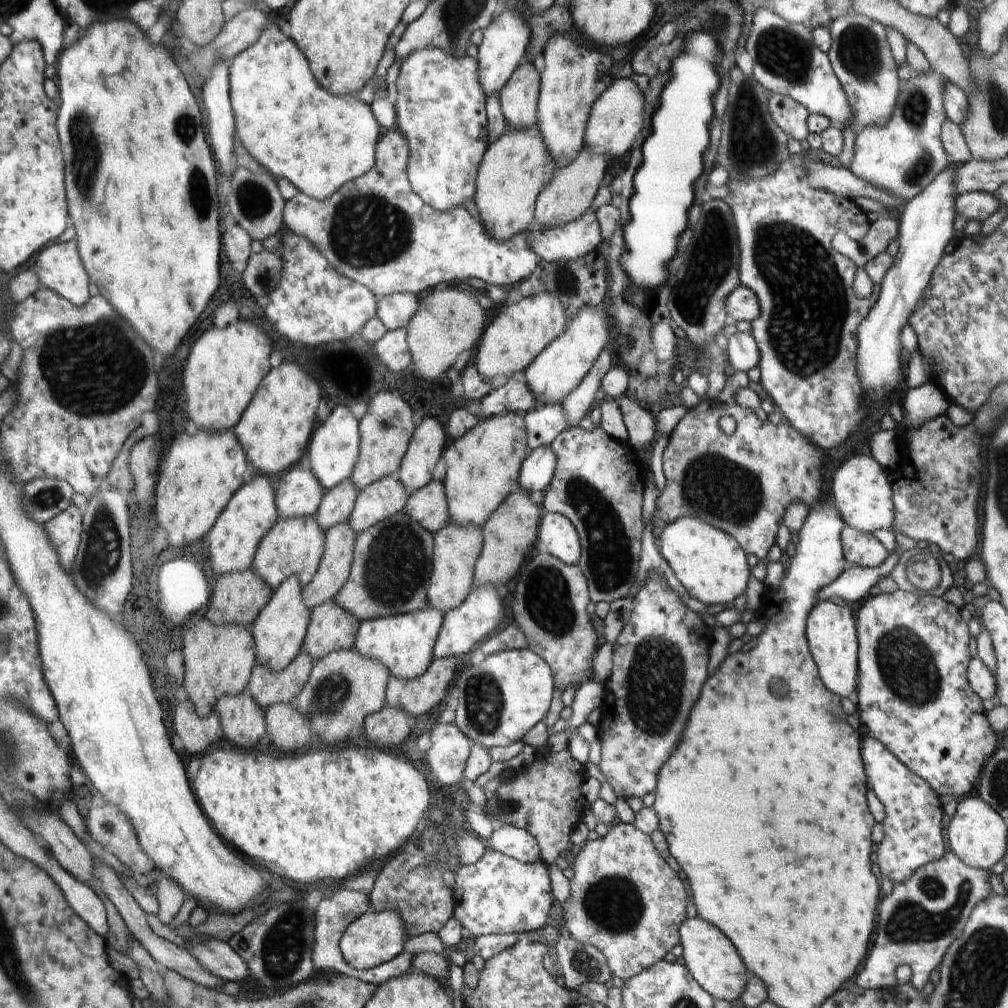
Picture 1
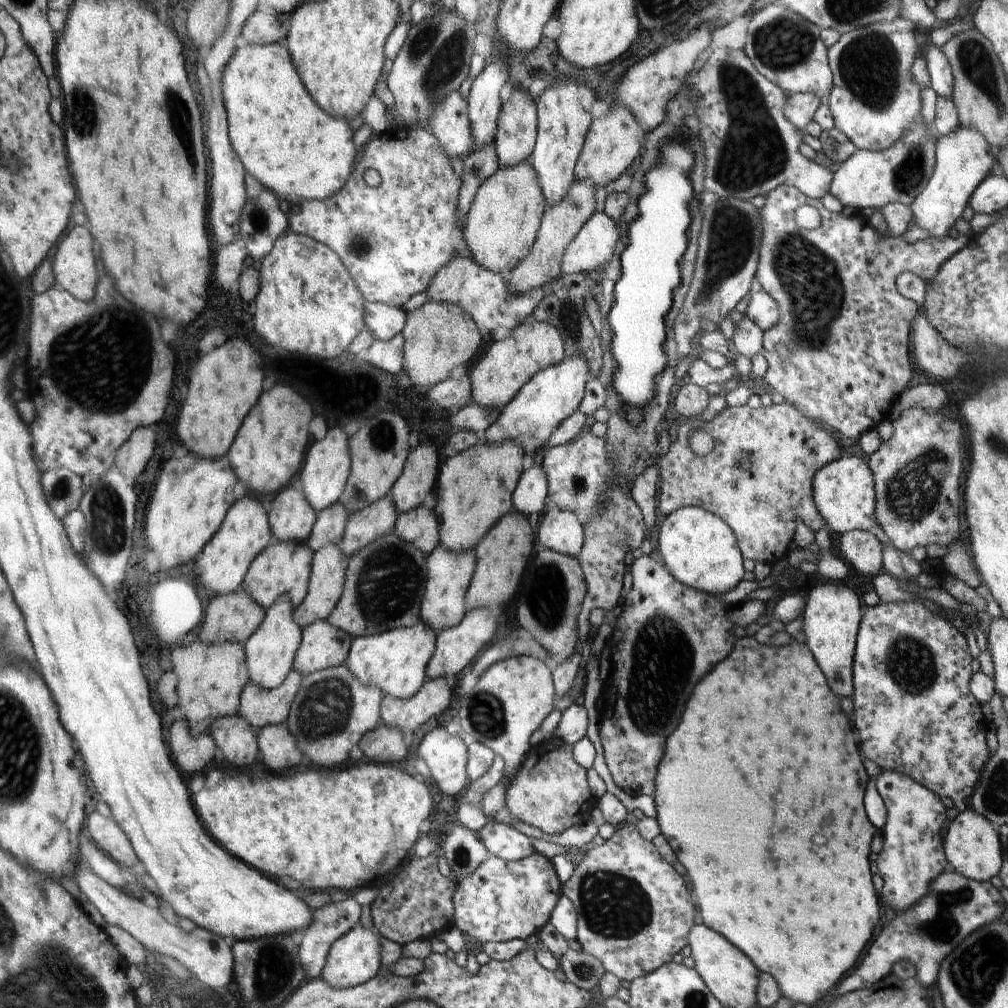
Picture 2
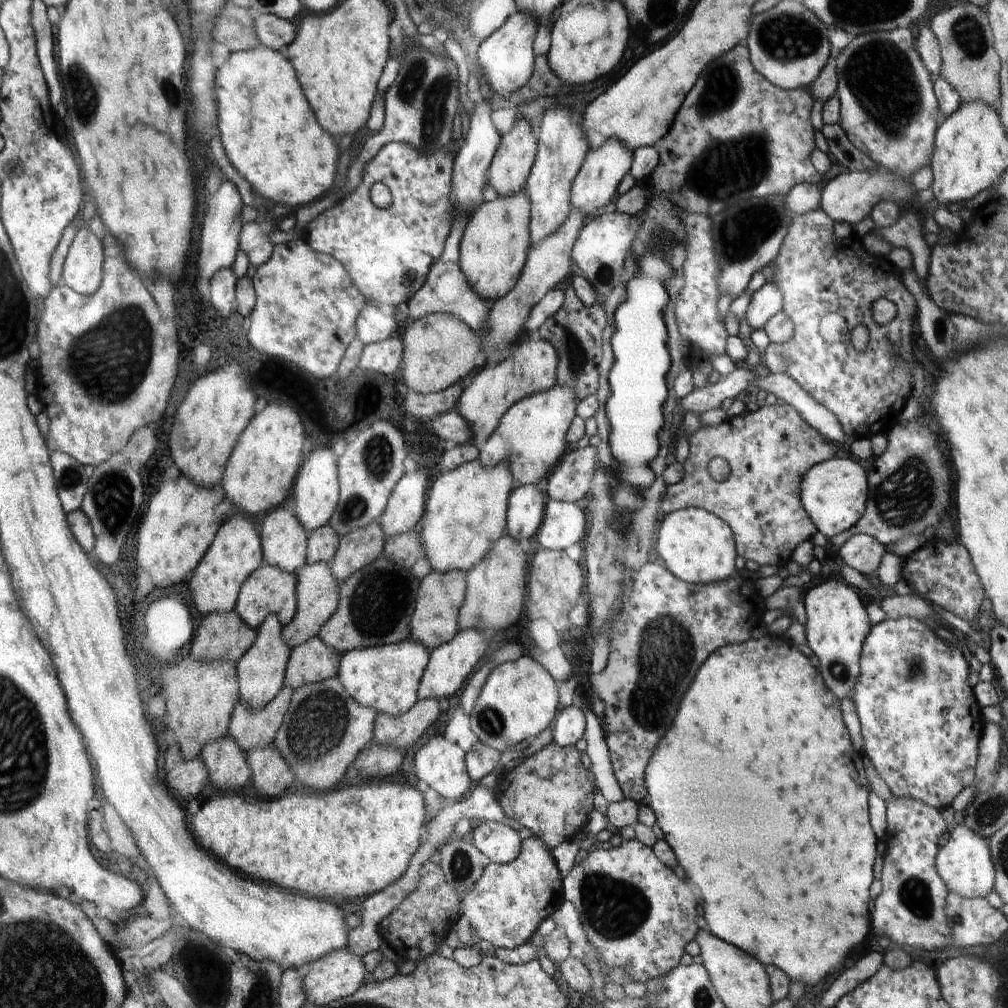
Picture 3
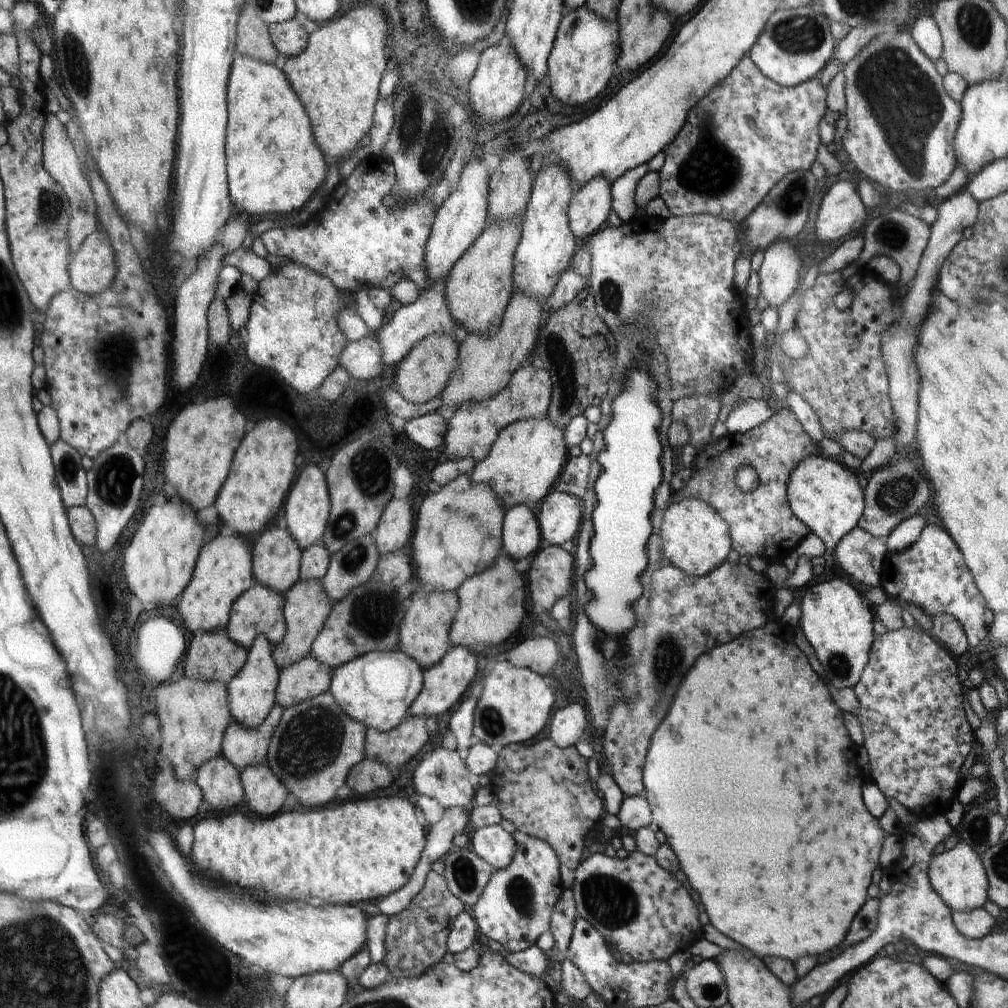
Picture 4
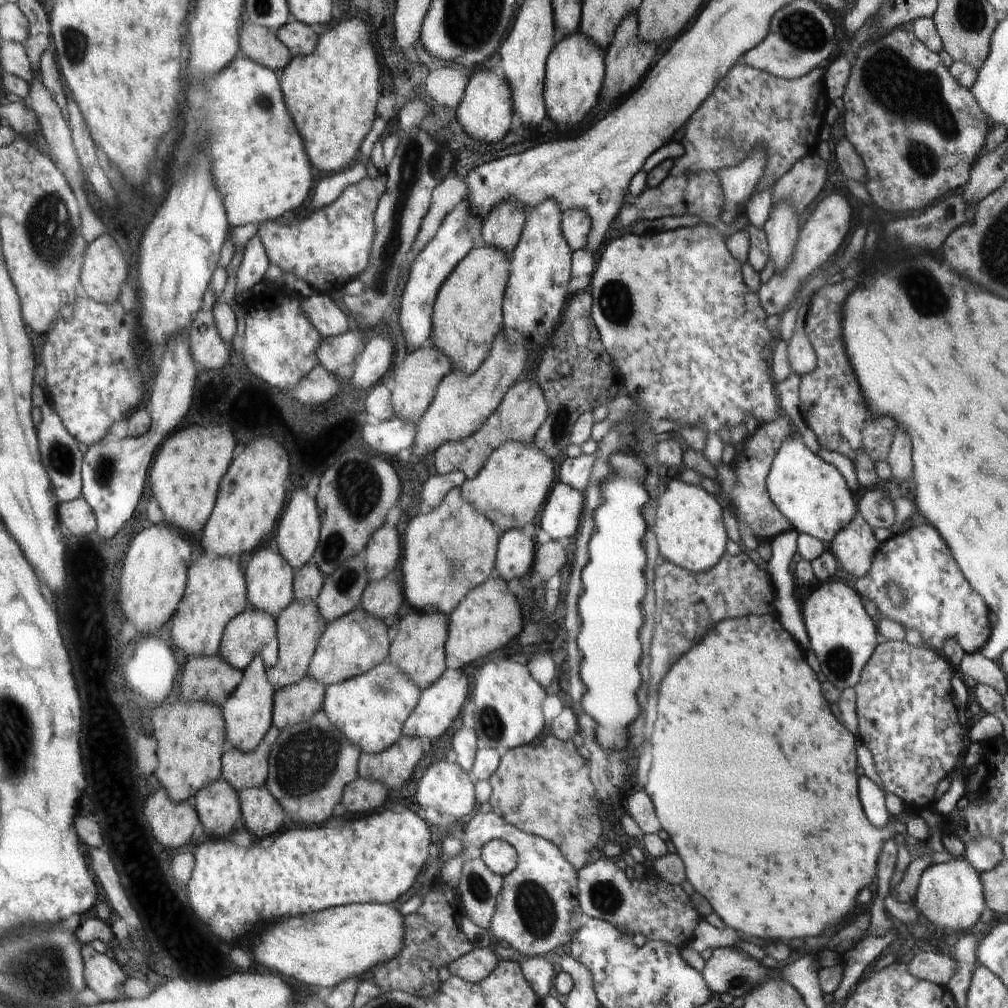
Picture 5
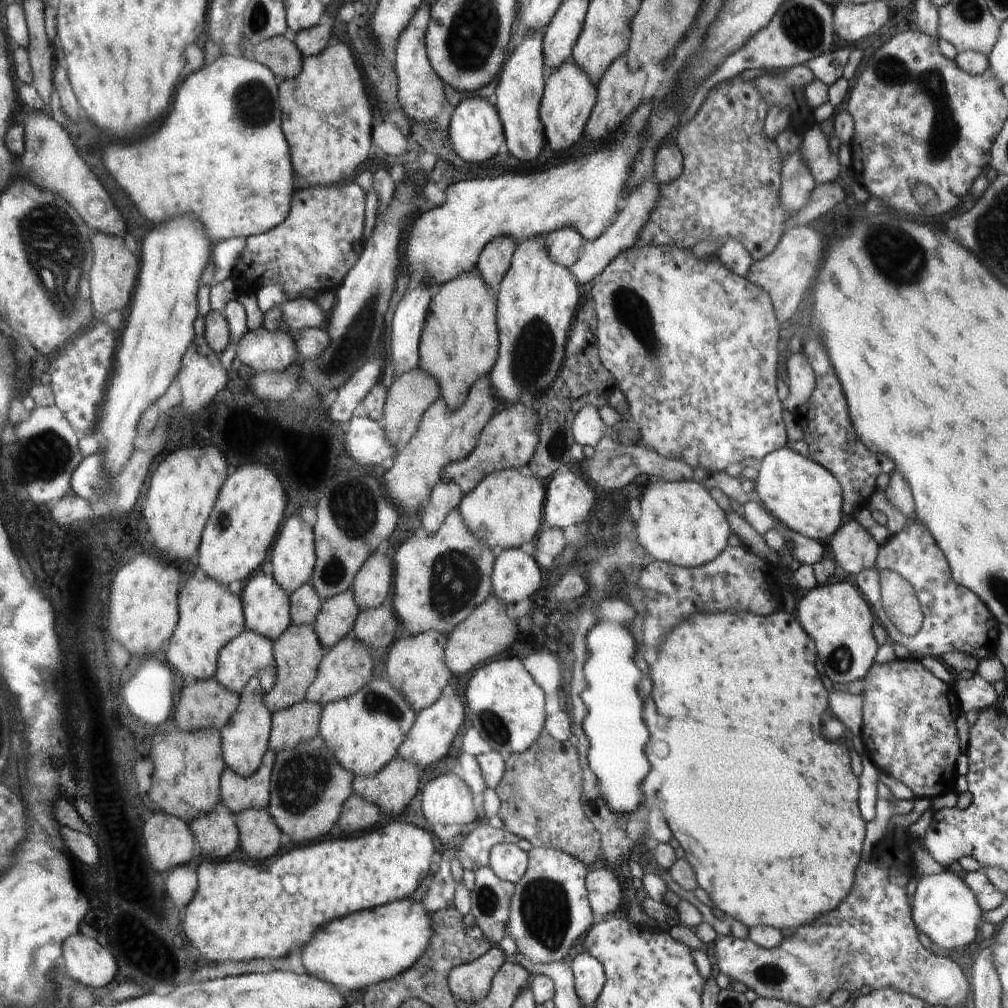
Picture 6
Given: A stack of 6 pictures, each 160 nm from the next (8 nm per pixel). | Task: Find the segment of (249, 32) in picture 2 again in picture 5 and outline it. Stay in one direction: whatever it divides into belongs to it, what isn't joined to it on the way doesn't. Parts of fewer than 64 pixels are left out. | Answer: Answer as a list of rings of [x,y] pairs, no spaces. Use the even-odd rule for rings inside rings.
[[[290,18],[281,26],[276,35],[295,55],[307,55],[314,52],[319,41],[319,32],[313,25],[307,25]]]

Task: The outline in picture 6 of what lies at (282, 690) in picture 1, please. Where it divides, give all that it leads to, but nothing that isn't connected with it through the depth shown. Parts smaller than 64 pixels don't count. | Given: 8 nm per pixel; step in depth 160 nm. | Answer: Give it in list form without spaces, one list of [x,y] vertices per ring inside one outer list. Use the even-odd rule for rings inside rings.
[[[268,748],[258,770],[248,778],[242,778],[229,767],[226,768],[221,781],[222,804],[228,806],[235,816],[248,808],[262,810],[269,806],[270,780],[275,759],[276,752]]]

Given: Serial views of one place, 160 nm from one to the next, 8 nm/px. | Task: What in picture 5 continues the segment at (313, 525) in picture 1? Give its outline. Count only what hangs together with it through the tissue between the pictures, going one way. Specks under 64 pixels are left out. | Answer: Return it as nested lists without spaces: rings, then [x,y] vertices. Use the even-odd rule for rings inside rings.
[[[250,605],[249,608],[229,622],[225,631],[226,642],[221,642],[222,650],[219,652],[222,654],[219,655],[238,670],[244,672],[250,661],[258,655],[263,658],[268,670],[276,664],[277,657],[280,655],[280,642],[277,638],[277,621],[269,614],[256,611]]]

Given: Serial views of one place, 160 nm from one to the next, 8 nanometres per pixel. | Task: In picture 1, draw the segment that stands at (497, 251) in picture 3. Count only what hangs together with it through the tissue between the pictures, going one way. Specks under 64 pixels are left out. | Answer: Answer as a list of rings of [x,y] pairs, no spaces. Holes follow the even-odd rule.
[[[537,125],[528,130],[506,129],[487,147],[477,171],[474,204],[484,230],[498,242],[513,240],[514,234],[529,232],[538,194],[551,181],[555,170]]]

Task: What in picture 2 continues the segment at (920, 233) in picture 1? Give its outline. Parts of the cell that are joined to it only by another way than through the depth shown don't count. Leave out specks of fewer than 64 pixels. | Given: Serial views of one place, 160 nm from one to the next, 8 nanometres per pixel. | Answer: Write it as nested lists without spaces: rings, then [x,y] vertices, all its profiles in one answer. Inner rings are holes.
[[[958,127],[947,135],[935,140],[935,167],[924,190],[911,204],[912,224],[929,231],[930,238],[945,238],[947,231],[954,226],[956,219],[969,205],[974,189],[988,176],[993,174],[993,165],[997,160],[988,141],[978,129]]]

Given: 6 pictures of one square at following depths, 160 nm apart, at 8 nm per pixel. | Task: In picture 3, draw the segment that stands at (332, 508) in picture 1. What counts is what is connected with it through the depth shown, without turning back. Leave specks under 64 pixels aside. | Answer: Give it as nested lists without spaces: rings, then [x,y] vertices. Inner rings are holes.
[[[330,521],[323,525],[321,529],[309,532],[307,564],[315,564],[316,562],[332,563],[339,542],[340,534],[334,530]]]

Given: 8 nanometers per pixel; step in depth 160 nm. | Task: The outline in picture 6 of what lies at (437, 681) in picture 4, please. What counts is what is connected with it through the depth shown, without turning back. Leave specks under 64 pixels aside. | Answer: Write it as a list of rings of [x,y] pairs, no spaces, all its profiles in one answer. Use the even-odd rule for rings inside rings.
[[[453,694],[452,696],[442,695],[434,704],[431,706],[426,706],[424,710],[420,710],[416,714],[416,719],[404,742],[400,744],[398,750],[398,756],[402,758],[408,758],[412,762],[416,762],[419,769],[425,769],[427,766],[432,766],[436,764],[438,760],[446,758],[448,752],[450,752],[450,746],[454,742],[454,736],[460,730],[463,730],[463,725],[465,724],[466,712],[464,712],[464,704],[462,698],[458,698],[458,694]]]

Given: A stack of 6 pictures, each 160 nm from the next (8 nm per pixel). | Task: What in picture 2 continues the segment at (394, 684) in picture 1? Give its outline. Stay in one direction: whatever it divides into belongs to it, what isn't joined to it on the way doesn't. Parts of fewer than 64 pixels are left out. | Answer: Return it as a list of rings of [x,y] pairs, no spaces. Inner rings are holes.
[[[446,679],[425,680],[422,688],[408,700],[383,697],[381,720],[389,727],[398,727],[410,737],[414,730],[428,722],[432,716],[449,709],[452,694]]]

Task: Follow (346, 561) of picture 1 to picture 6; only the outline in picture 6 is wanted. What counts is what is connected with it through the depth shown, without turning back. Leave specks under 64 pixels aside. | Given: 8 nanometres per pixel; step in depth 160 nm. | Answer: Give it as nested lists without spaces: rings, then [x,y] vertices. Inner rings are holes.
[[[292,624],[273,642],[273,647],[277,664],[277,683],[273,690],[264,694],[272,714],[278,710],[286,710],[296,702],[304,700],[308,688],[314,683],[322,654],[324,654],[324,648],[321,647],[321,640],[318,639],[315,627],[302,626],[302,624]]]

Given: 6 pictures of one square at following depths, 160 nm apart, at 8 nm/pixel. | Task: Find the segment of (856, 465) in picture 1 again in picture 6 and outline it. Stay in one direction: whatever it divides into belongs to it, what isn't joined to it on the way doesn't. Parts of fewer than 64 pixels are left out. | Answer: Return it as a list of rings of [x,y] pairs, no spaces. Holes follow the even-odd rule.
[[[782,446],[778,450],[774,450],[760,462],[758,470],[758,478],[752,482],[753,487],[756,488],[755,492],[760,498],[760,502],[772,512],[774,516],[782,524],[784,524],[790,531],[796,534],[802,534],[807,538],[813,540],[826,540],[829,536],[836,533],[836,530],[840,529],[840,526],[846,521],[844,514],[842,514],[843,508],[843,495],[840,489],[840,484],[834,476],[810,458],[804,458],[798,452],[787,446]]]

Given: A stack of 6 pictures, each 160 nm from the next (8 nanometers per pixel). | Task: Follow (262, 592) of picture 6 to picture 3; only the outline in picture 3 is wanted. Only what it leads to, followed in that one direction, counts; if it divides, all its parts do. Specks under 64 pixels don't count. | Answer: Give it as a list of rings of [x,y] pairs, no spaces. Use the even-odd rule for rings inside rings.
[[[284,507],[270,510],[260,525],[265,563],[280,566],[290,574],[305,566],[308,562],[309,532],[302,526],[296,511],[291,513]]]

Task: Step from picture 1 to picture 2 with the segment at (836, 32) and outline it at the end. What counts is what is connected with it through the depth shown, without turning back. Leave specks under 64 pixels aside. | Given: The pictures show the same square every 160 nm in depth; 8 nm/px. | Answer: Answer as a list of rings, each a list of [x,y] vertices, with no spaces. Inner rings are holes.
[[[898,18],[893,21],[873,22],[872,24],[856,27],[841,34],[836,44],[828,51],[829,67],[833,74],[833,83],[827,100],[833,116],[834,127],[859,149],[882,152],[890,148],[905,135],[904,132],[921,119],[922,86],[915,82],[910,71],[916,59],[916,37],[914,32],[917,25],[910,19]]]

